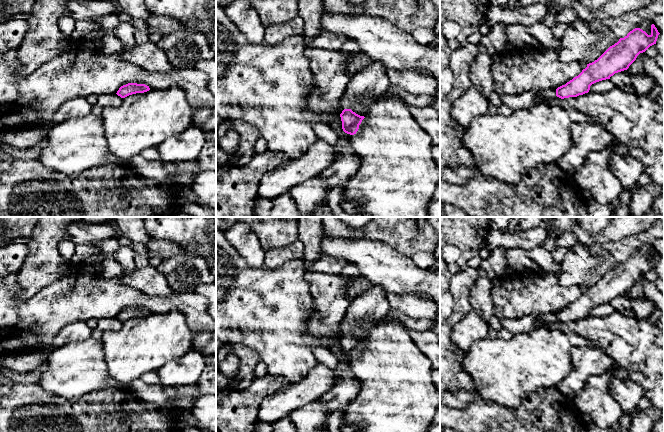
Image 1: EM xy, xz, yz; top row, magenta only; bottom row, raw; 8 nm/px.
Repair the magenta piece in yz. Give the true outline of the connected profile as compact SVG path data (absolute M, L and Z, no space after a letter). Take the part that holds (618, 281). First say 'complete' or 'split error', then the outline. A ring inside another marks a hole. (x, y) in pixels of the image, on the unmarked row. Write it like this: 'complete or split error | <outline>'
split error | M654 248L651 249L650 259L640 252L633 253L610 270L597 284L587 288L578 300L556 314L540 315L539 319L544 322L557 320L564 323L588 317L592 308L610 303L615 297L627 294L640 277L656 268L659 258Z

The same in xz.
split error | M372 285L370 289L350 302L342 322L342 332L344 334L340 338L342 353L345 357L356 358L359 349L365 342L353 336L350 333L351 331L369 330L378 320L387 317L390 311L387 294L382 287Z

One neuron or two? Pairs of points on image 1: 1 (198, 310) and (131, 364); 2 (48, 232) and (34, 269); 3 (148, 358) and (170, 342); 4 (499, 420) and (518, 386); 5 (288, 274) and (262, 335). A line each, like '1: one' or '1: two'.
1: two
2: one
3: one
4: two
5: one

